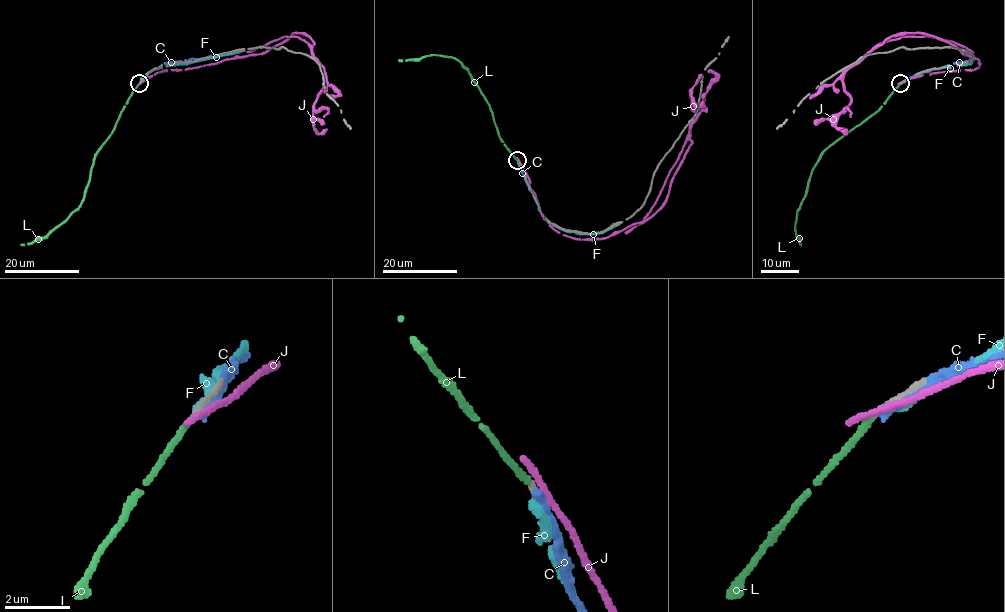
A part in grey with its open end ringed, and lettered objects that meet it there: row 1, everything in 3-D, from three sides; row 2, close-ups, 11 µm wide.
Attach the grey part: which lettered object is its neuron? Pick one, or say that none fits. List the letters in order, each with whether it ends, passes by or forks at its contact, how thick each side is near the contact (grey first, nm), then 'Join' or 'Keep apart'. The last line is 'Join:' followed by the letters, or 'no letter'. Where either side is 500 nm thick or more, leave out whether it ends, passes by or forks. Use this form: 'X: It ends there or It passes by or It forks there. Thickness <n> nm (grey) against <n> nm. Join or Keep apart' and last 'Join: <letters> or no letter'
C: It ends there. Thickness 260 nm (grey) against 280 nm. Keep apart
F: It ends there. Thickness 260 nm (grey) against 440 nm. Keep apart
J: It passes by. Thickness 240 nm (grey) against 190 nm. Keep apart
L: It ends there. Thickness 200 nm (grey) against 190 nm. Join
Join: L

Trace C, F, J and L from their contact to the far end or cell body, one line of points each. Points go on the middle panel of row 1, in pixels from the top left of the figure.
C: (520, 164), (529, 191), (546, 219), (565, 229), (590, 234)
F: (519, 164), (538, 209), (550, 222), (567, 232), (587, 234), (605, 232), (619, 223)
J: (519, 162), (549, 225), (605, 238), (665, 201), (702, 106), (693, 110), (691, 95), (705, 106)
L: (517, 161), (499, 137), (484, 95), (457, 60), (426, 55), (399, 62)

